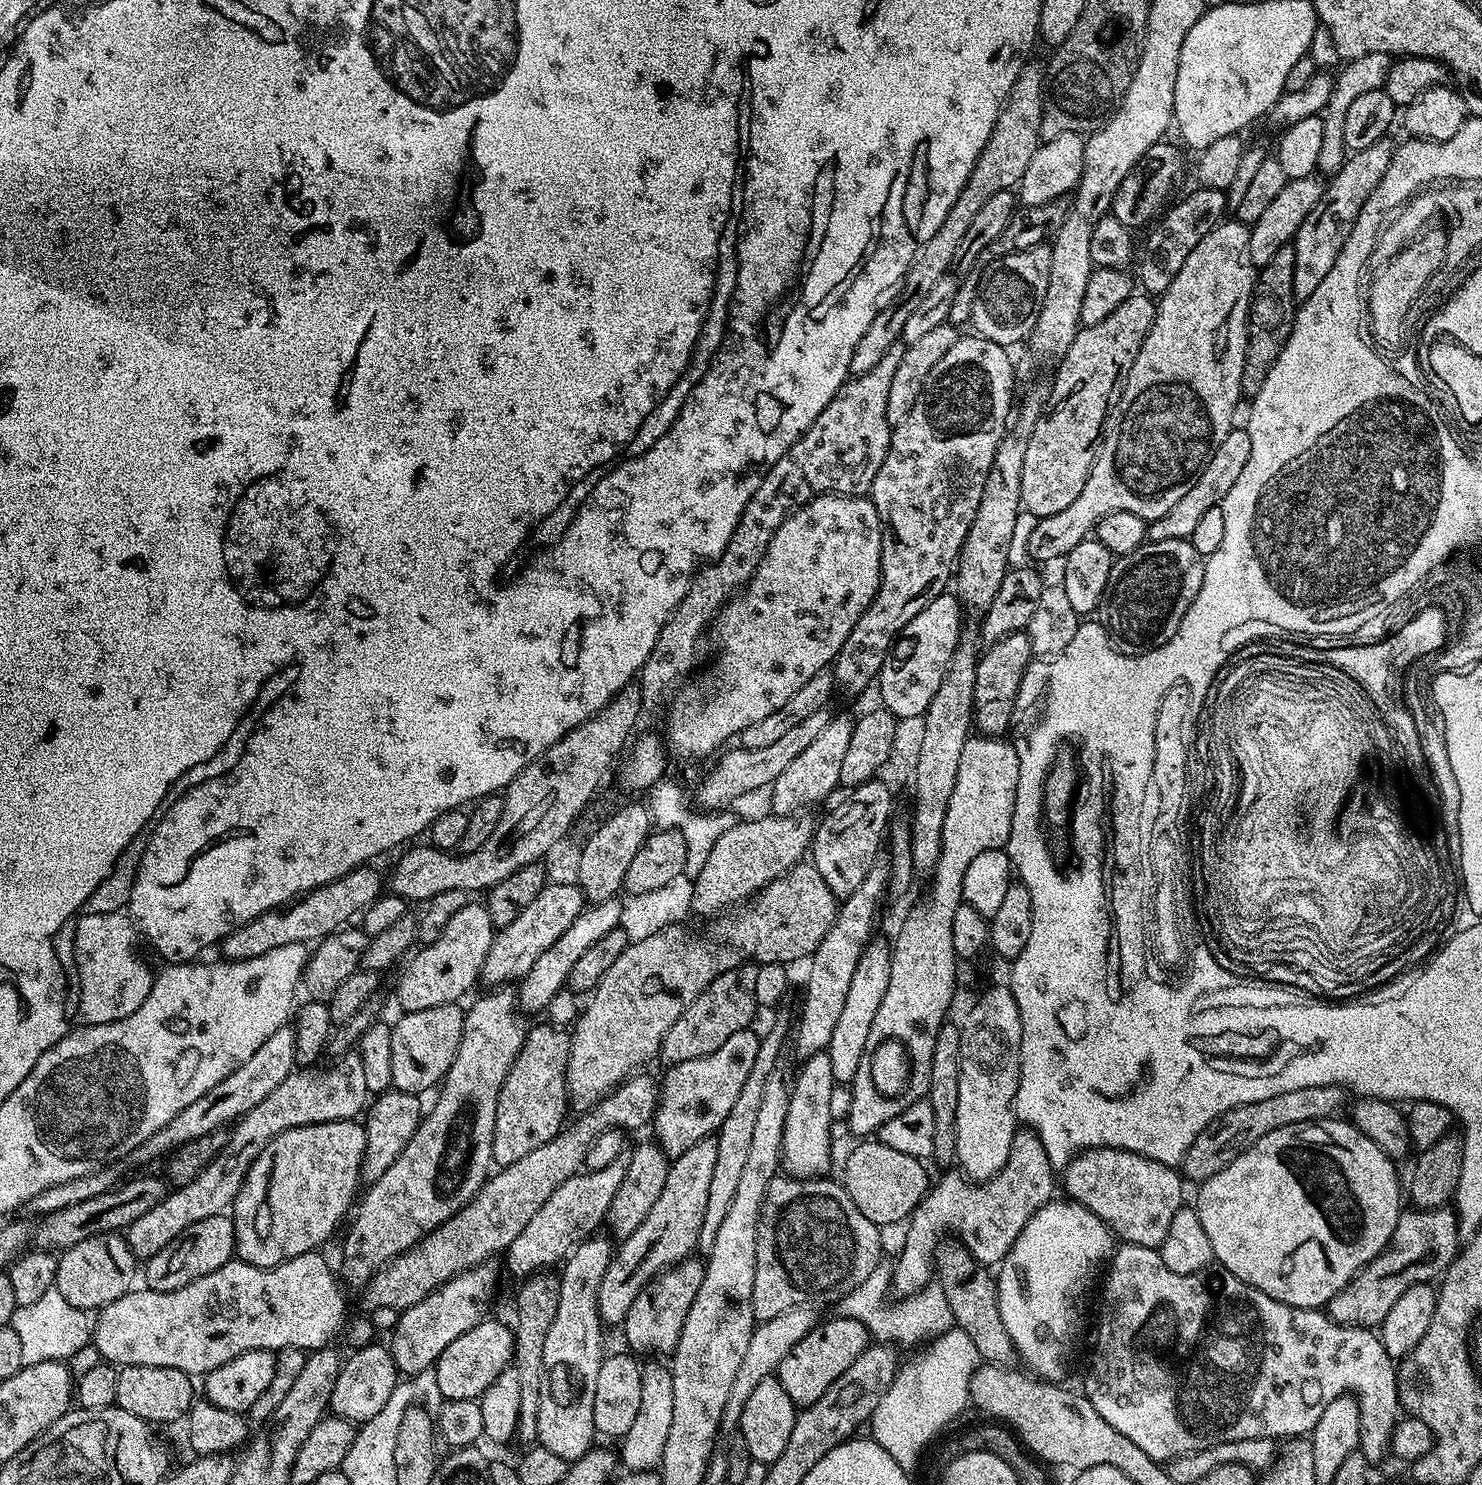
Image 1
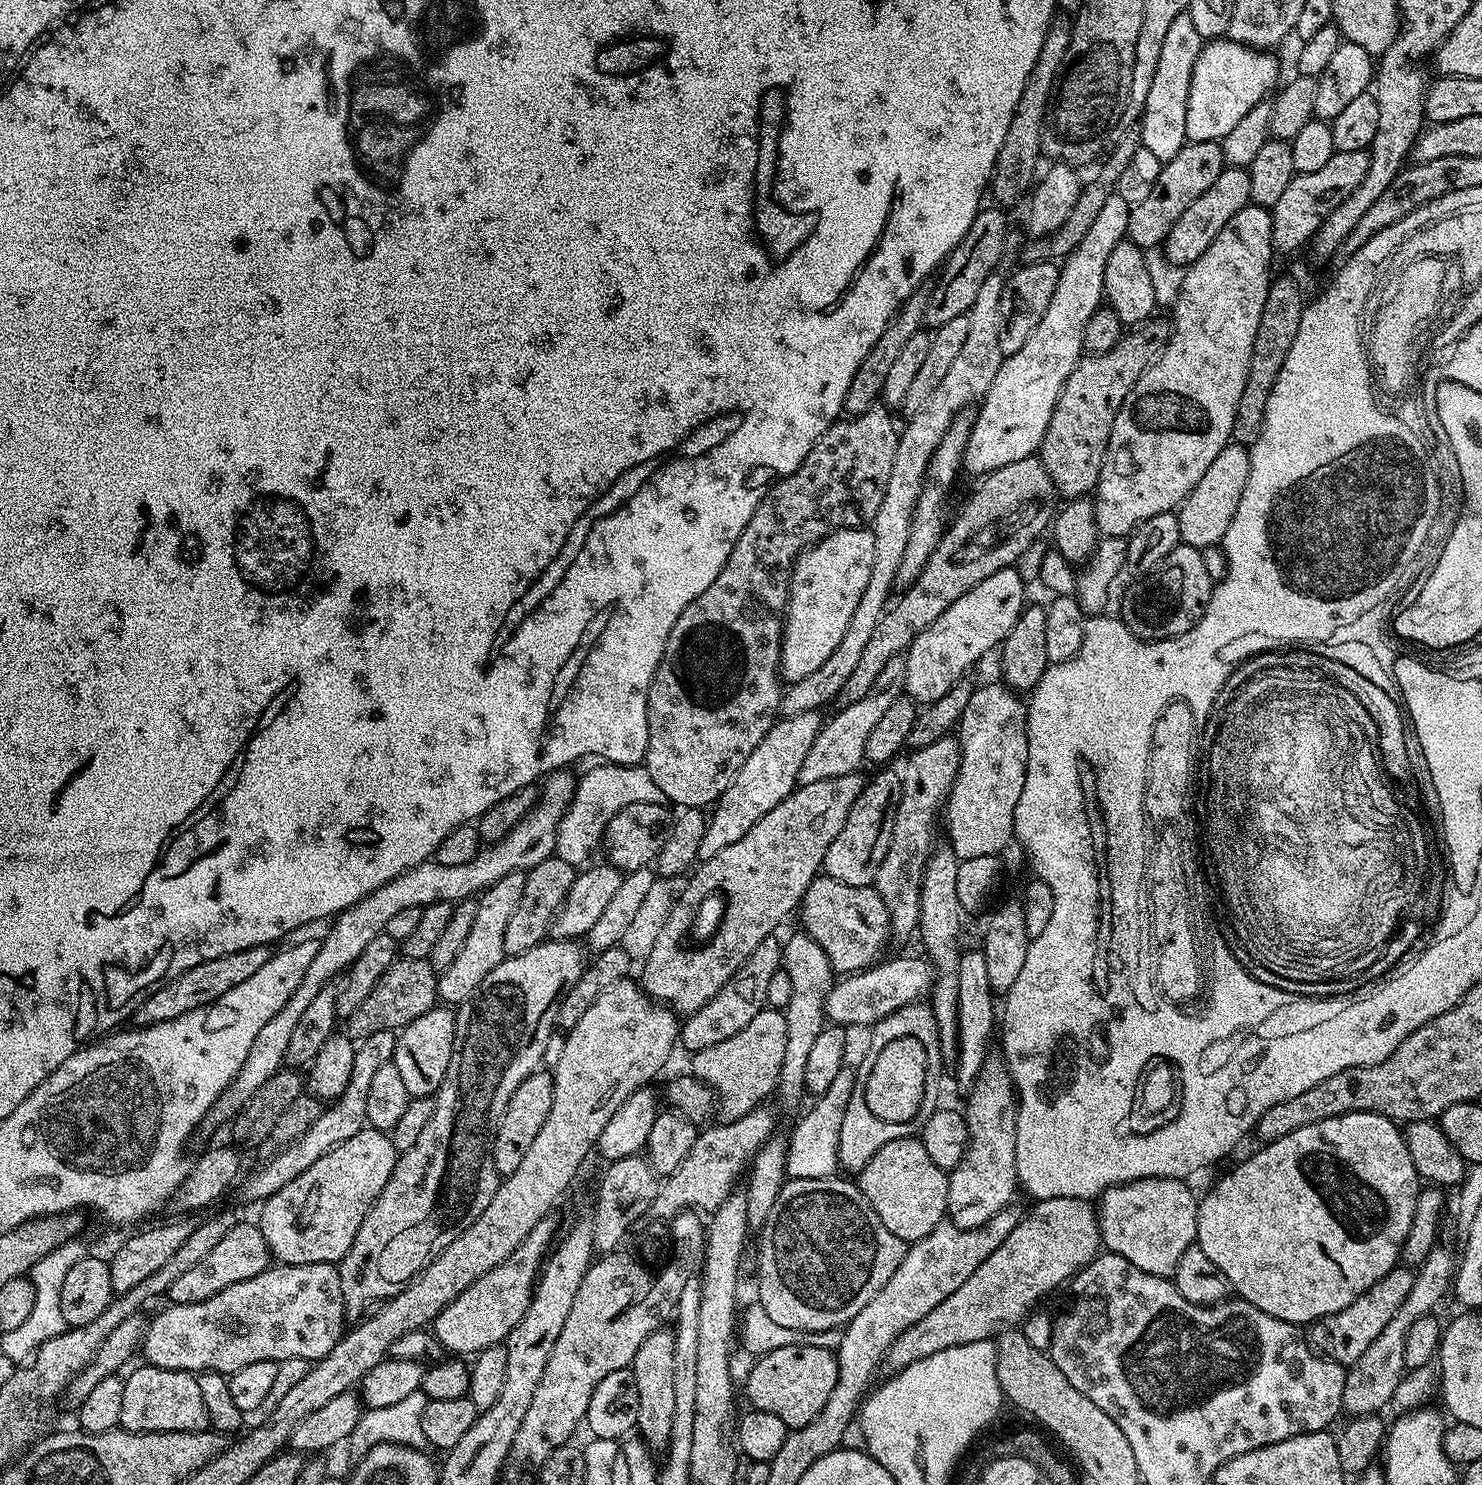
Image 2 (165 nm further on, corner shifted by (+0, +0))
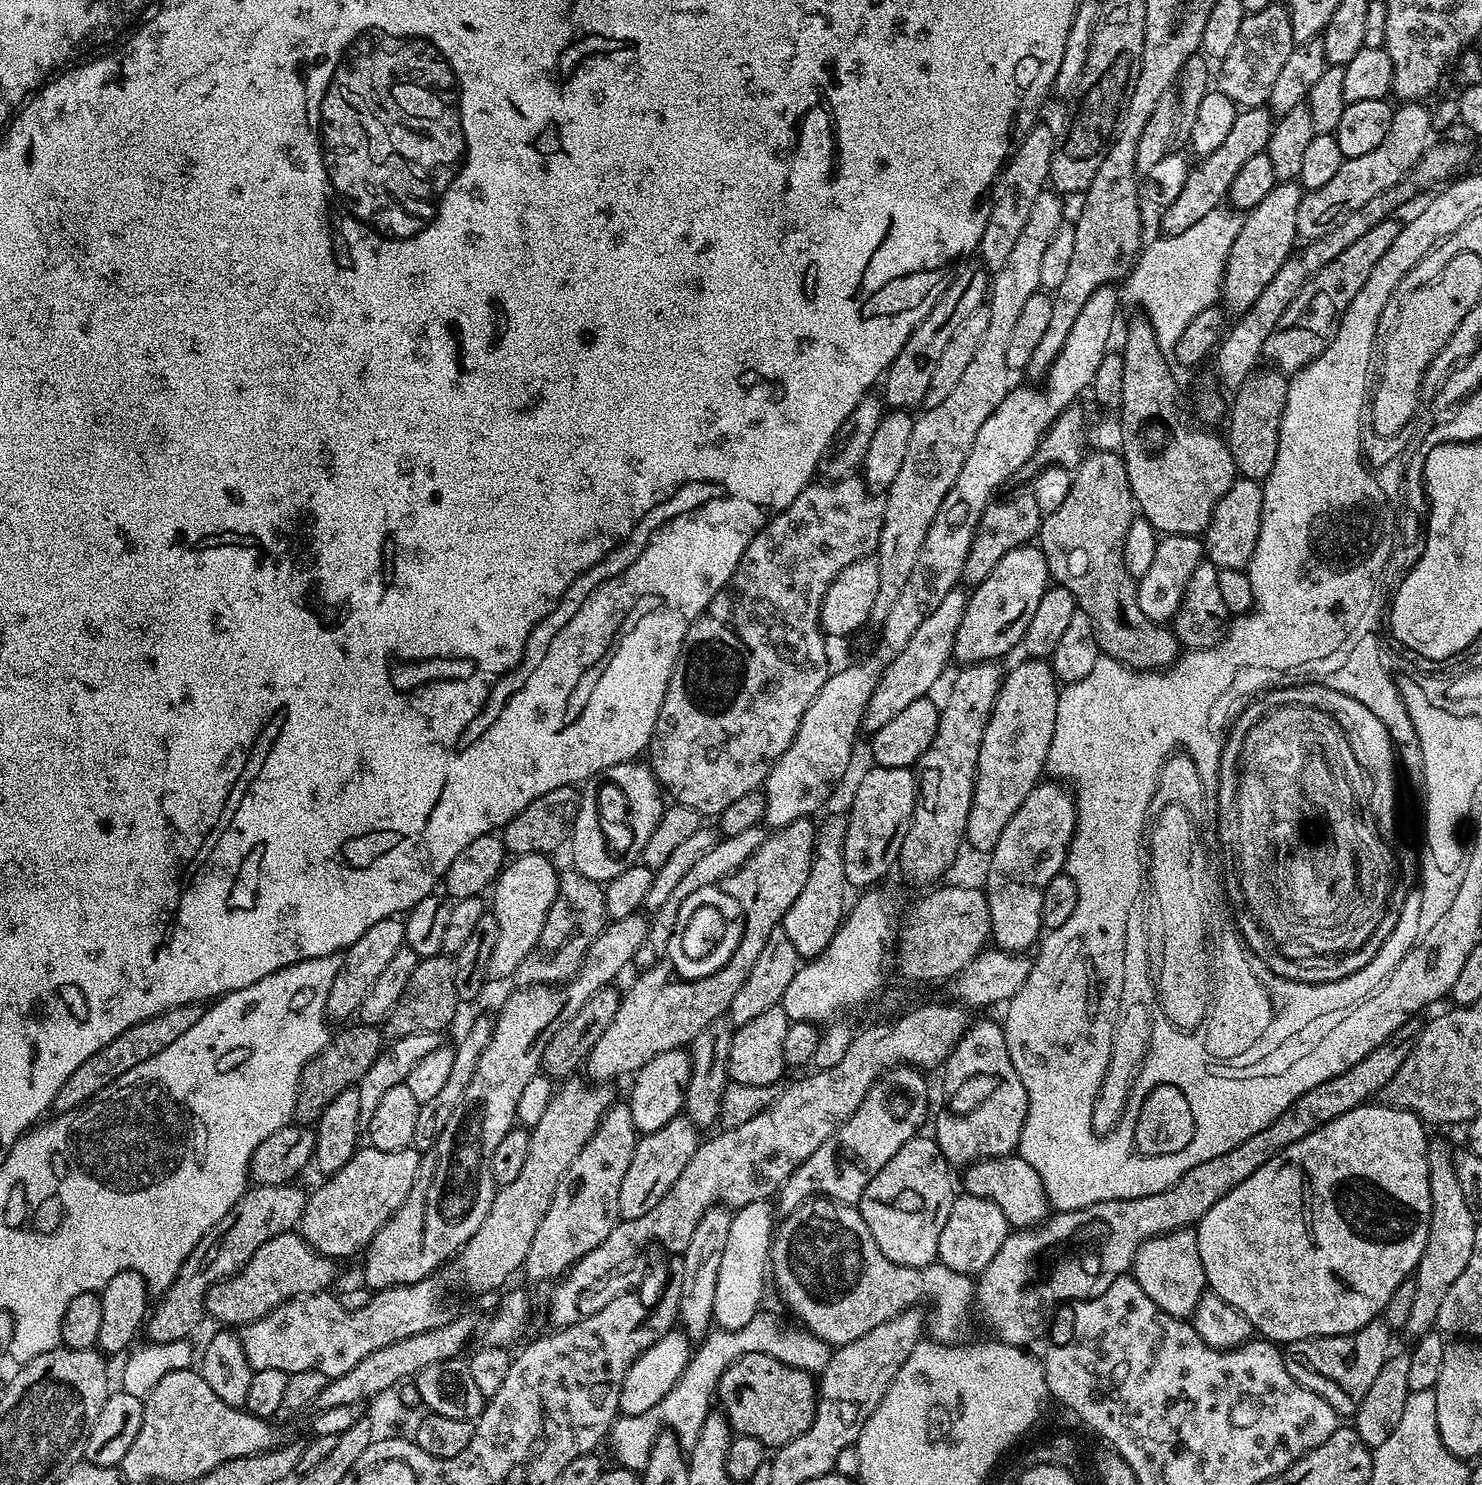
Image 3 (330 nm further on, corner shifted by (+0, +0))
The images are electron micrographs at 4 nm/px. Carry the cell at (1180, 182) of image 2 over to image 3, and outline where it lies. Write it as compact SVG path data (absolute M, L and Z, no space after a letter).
M1267 107L1241 109L1234 118L1234 126L1230 126L1230 134L1226 134L1222 146L1195 161L1196 168L1194 164L1178 198L1174 198L1174 202L1170 202L1168 207L1159 213L1160 232L1165 236L1178 235L1201 221L1206 214L1219 209L1225 203L1230 182L1234 180L1238 170L1249 158L1267 149L1273 123L1273 115Z

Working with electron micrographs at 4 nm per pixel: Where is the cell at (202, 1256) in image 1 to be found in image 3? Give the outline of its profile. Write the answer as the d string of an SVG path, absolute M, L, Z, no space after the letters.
M293 1230L283 1232L277 1236L272 1236L254 1254L241 1266L240 1271L228 1276L225 1280L219 1280L212 1285L212 1289L206 1294L204 1299L204 1310L209 1317L221 1320L224 1326L243 1326L250 1321L257 1320L265 1316L270 1310L274 1310L279 1304L285 1304L286 1301L294 1299L296 1296L306 1296L310 1292L322 1292L331 1289L332 1279L336 1276L336 1268L333 1257L324 1256L321 1252L315 1252L304 1241L299 1231Z

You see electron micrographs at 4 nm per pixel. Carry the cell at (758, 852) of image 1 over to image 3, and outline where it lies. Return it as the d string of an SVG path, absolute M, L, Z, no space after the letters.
M805 818L790 822L784 828L778 828L767 833L765 840L736 872L731 872L722 881L723 887L730 895L738 900L744 911L744 929L741 940L734 950L732 957L716 973L708 977L697 980L683 980L674 978L674 971L668 962L659 962L652 968L645 968L639 973L637 980L630 989L625 991L620 998L618 1014L614 1014L614 1022L606 1026L606 1034L602 1034L600 1041L590 1050L586 1061L588 1068L587 1079L592 1082L612 1082L615 1076L634 1074L650 1058L662 1054L666 1050L684 1048L691 1045L694 1038L698 1038L701 1030L706 1030L710 1022L721 1019L727 1013L730 1002L734 1002L738 990L742 990L746 978L750 978L750 970L758 962L758 954L762 954L762 946L766 946L766 938L775 928L781 927L786 910L794 903L794 898L798 898L798 893L802 891L802 886L806 886L806 878L810 878L810 866L812 865L812 855L816 849L817 825L811 824L811 819Z

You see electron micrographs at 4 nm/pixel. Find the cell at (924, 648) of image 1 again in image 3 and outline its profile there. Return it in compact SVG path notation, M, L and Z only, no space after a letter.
M1026 543L1010 550L988 577L971 589L954 638L953 657L964 666L999 661L999 656L1023 641L1026 626L1030 626L1030 618L1034 618L1034 610L1038 610L1038 602L1042 602L1042 594L1049 586L1046 558L1039 546Z

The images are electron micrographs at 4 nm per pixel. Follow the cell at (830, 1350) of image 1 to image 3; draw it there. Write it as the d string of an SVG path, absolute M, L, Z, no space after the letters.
M746 1354L734 1361L722 1374L716 1385L716 1396L719 1407L728 1417L728 1425L733 1433L758 1438L765 1446L779 1446L798 1438L814 1422L818 1384L813 1373L804 1372L801 1368L782 1362L770 1354Z

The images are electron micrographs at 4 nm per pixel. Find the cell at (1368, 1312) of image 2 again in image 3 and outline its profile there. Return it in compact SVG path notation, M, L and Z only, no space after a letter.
M1377 1318L1349 1333L1348 1336L1311 1336L1305 1340L1295 1340L1283 1345L1284 1365L1306 1390L1314 1390L1325 1405L1336 1412L1351 1417L1356 1408L1366 1398L1366 1390L1374 1383L1378 1370L1388 1360L1392 1344L1393 1329Z

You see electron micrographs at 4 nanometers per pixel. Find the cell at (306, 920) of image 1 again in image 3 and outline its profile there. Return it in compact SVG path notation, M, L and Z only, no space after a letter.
M203 1003L183 1004L177 1008L166 1010L154 1018L146 1018L142 1022L130 1026L130 1030L122 1030L122 1034L118 1034L118 1038L114 1038L114 1042L102 1046L102 1050L98 1050L98 1054L90 1054L90 1058L86 1058L86 1062L82 1062L82 1066L78 1066L78 1070L74 1070L74 1074L70 1074L70 1078L66 1078L62 1090L58 1090L58 1094L54 1098L52 1108L57 1113L68 1112L71 1108L79 1108L80 1105L87 1103L96 1093L106 1086L110 1086L110 1082L122 1078L122 1074L126 1074L126 1070L134 1070L134 1066L138 1066L138 1062L146 1062L146 1058L158 1054L158 1050L166 1050L166 1046L170 1046L170 1042L176 1041L182 1034L186 1034L186 1030L190 1030L190 1026L194 1026L194 1022L198 1022L198 1018L202 1018L204 1009Z

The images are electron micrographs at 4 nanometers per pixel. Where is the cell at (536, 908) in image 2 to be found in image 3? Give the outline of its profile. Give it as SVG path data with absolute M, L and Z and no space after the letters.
M575 870L560 872L560 885L550 906L550 914L546 914L546 924L542 926L542 934L530 954L522 958L518 965L514 980L517 985L527 986L530 984L562 984L572 979L576 971L580 968L580 963L584 961L585 954L590 950L590 946L598 938L600 931L606 927L606 917L608 911L604 902L603 887L597 881L586 878L581 872Z

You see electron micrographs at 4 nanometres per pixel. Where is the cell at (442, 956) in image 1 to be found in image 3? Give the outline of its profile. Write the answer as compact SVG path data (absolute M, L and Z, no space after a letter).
M522 854L509 859L496 877L490 892L490 910L498 922L498 942L494 942L494 950L490 954L489 981L515 977L522 958L534 950L542 934L546 914L550 914L550 906L560 885L560 872L548 860L551 859L545 854Z

